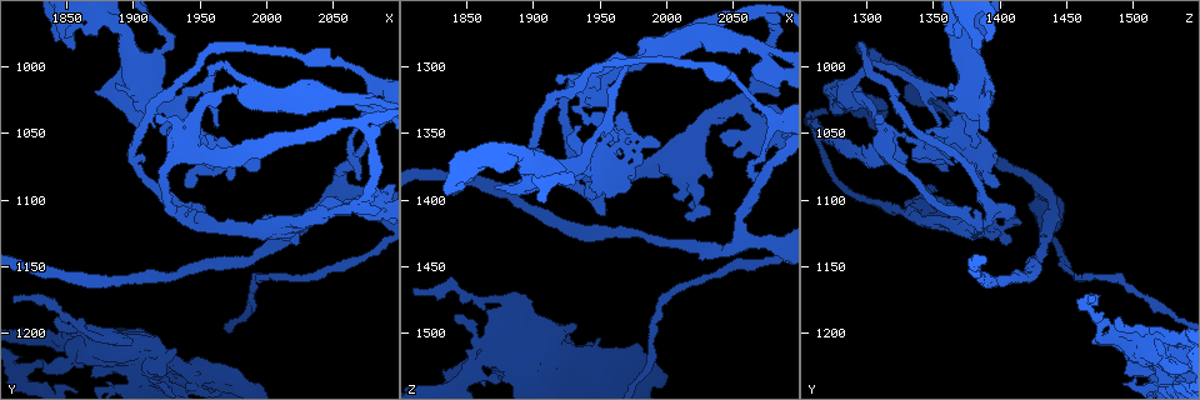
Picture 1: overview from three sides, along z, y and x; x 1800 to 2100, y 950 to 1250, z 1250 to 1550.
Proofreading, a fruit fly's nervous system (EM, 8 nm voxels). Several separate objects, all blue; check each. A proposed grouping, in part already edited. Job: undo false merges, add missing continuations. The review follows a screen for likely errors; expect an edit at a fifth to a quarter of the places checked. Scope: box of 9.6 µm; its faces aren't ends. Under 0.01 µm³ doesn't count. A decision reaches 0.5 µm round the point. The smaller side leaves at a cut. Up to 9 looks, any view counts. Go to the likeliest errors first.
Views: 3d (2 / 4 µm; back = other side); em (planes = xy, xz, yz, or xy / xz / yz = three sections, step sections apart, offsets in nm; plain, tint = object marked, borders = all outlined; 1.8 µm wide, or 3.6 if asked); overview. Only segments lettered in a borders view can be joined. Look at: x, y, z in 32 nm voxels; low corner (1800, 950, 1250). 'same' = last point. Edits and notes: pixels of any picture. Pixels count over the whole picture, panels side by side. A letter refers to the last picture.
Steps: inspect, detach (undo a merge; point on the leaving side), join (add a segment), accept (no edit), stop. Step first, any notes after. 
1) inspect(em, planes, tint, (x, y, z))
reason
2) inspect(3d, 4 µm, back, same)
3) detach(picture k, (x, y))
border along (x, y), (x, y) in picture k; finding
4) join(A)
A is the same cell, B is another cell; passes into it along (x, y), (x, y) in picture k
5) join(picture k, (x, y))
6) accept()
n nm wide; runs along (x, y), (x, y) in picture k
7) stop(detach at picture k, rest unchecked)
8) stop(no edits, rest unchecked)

inspect(3d, 4 µm, (1942, 1110, 1392))
three arms meet

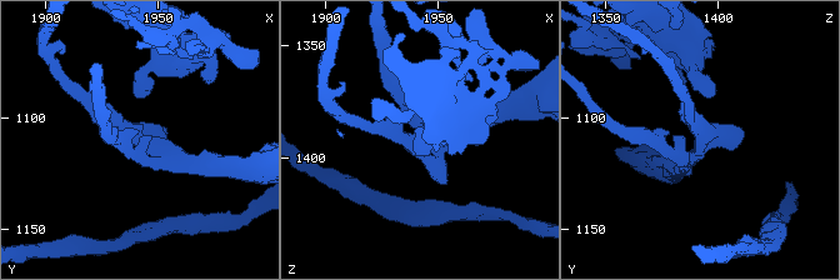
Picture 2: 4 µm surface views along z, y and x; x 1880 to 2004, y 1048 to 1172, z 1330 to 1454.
inspect(em, planes, plain, (1943, 1111, 1393))

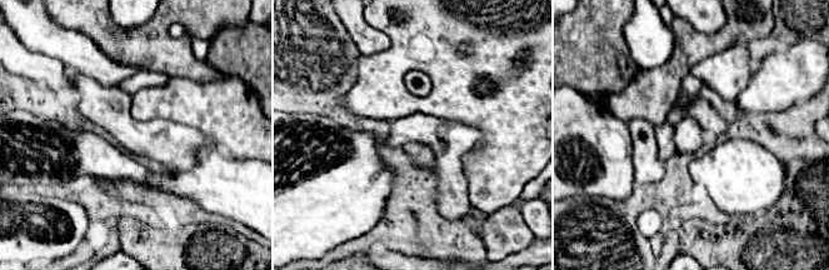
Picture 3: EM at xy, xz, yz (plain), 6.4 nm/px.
inspect(em, planes, borders, same)

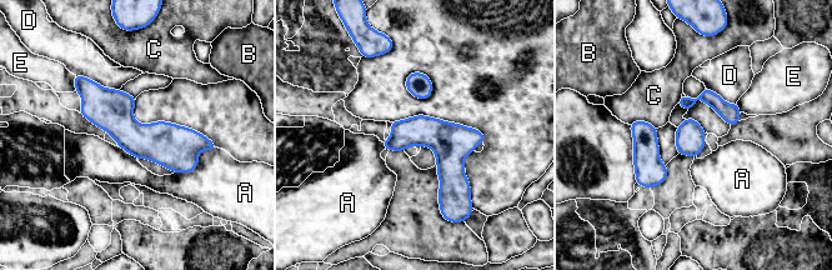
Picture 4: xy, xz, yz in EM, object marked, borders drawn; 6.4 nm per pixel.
accept()
A, B, C, D and E are other cells; all the same cell

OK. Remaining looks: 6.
inspect(em, planes, borders, (2068, 1066, 1386))
sudden change in width

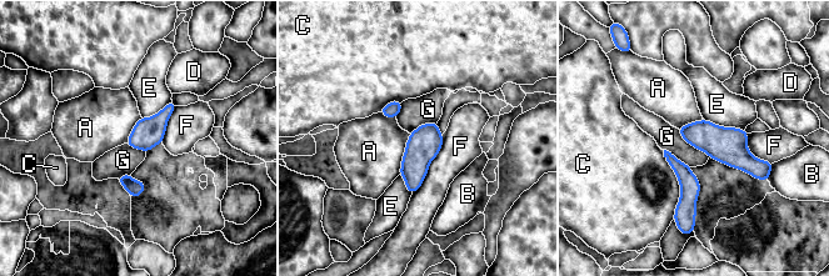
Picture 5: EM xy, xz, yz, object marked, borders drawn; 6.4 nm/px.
accept()
A, B, C, D, E, F and G are other cells; border along (677, 129), (688, 142), (709, 156) in picture 5; continuous, no second cell

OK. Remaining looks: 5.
inspect(3d, 4 µm, (1868, 1202, 1508))
calibre changes

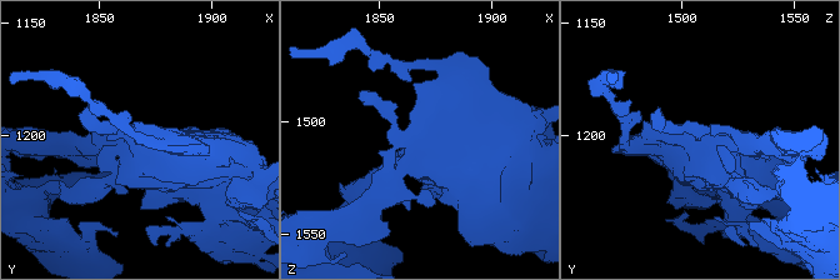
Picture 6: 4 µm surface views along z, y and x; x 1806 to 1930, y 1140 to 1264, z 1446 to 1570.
inspect(em, 3.6 µm, yz, step 16, tint, (1866, 1203, 1506))
shape alone is not enough

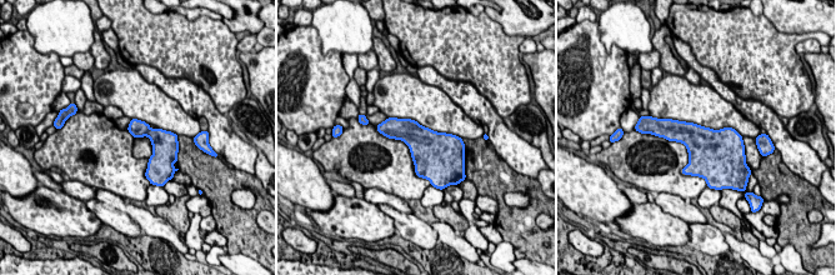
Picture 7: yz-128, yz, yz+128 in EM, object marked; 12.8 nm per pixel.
inspect(em, 3.6 µm, planes, borders, same)

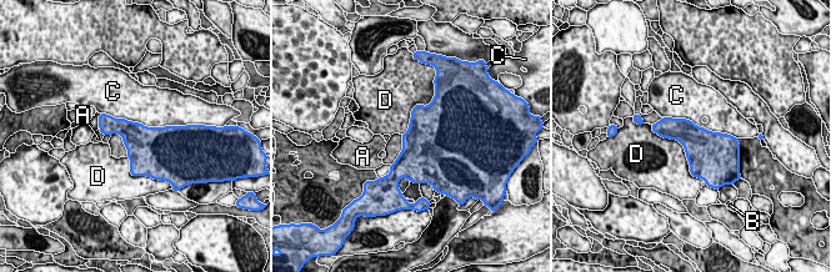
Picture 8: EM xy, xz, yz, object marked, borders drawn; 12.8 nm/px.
join(A)
420 nm wide; A is the same cell, B, C and D are other cells; it goes on there

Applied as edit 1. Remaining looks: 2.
stop(join at picture 8, rest unchecked)

